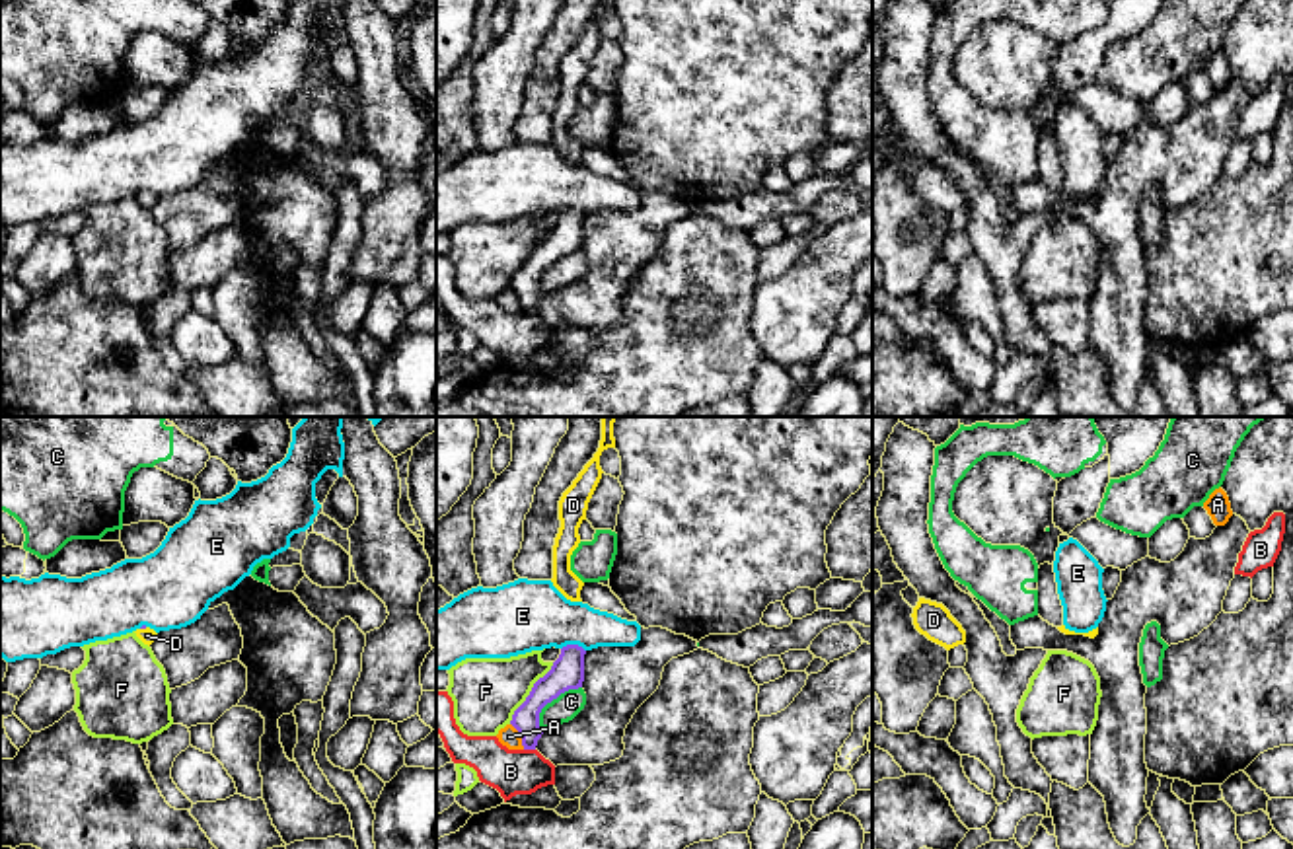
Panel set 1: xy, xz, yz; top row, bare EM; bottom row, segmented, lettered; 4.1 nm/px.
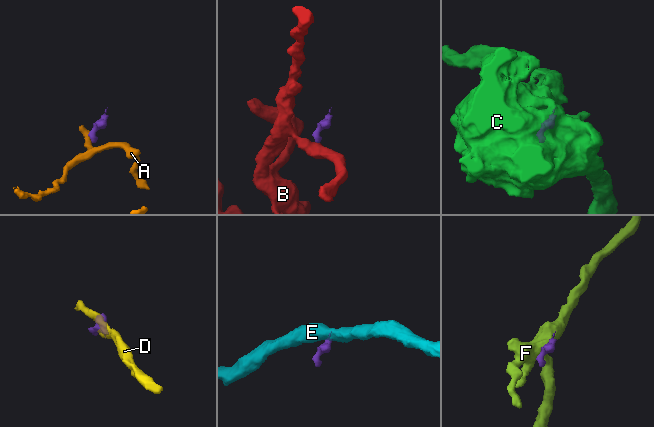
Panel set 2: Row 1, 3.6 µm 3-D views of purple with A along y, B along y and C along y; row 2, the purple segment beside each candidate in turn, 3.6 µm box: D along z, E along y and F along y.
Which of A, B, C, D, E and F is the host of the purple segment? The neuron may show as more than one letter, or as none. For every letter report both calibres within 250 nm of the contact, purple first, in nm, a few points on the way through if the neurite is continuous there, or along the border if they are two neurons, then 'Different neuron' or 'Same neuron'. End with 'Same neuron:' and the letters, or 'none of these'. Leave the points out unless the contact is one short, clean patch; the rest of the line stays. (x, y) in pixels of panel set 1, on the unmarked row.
A: Thickness 110 nm (purple) against 80 nm. Boundary: xz (511, 287), (524, 312). Different neuron
B: Thickness 110 nm (purple) against 190 nm. Boundary: xz (524, 312), (534, 314). Different neuron
C: Thickness 140 nm (purple) against 110 nm. Boundary: xz (581, 250), (569, 252), (552, 263), (542, 273), (538, 289). Different neuron
D: Thickness 20 nm (purple) against 70 nm. Path across: xy (143, 189), (143, 191), (147, 199). Same neuron
E: Thickness 140 nm (purple) against 300 nm. Boundary: xz (561, 211), (579, 209), (585, 215). Different neuron
F: Thickness 140 nm (purple) against 280 nm. Boundary: xz (554, 226), (509, 287). Different neuron
Same neuron: D

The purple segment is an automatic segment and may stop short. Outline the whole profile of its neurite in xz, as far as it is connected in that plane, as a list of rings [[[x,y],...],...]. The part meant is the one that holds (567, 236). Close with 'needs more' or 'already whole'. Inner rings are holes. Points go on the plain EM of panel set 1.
[[[578,208],[563,210],[551,234],[534,247],[526,265],[514,275],[510,288],[518,294],[524,314],[536,314],[543,298],[541,273],[561,257],[582,251],[584,218],[586,214]]]; already whole

